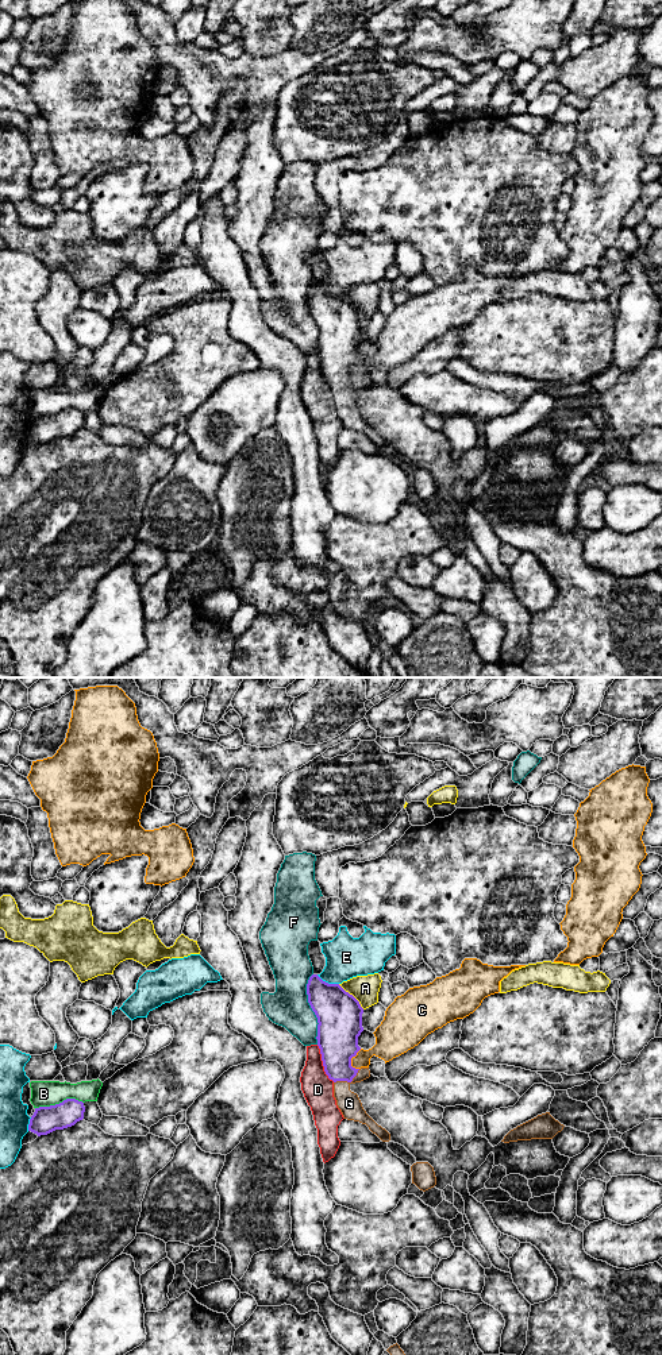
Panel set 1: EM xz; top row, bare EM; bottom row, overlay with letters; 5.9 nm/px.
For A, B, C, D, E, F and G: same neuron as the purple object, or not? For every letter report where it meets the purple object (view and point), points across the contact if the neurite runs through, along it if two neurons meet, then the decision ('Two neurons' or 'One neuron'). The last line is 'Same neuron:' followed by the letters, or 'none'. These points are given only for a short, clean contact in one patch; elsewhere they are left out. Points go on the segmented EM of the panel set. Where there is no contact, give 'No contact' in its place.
A: Touches purple at xz (351, 995). Two neurons
B: Touches purple at xz (60, 1103). Two neurons
C: Touches purple at xz (350, 1060). Two neurons
D: Touches purple at xz (323, 1064). Two neurons
E: Touches purple at xz (327, 983). Two neurons
F: Touches purple at xz (311, 1007). Two neurons
G: Touches purple at xz (347, 1081). Path across: xz (338, 1041), (338, 1068), (347, 1081), (346, 1100), (349, 1103). One neuron
Same neuron: G

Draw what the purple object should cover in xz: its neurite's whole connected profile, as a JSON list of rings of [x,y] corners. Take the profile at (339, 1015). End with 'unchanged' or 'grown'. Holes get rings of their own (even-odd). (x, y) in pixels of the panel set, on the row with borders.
[[[317,974],[309,977],[307,995],[308,1003],[317,1018],[317,1046],[320,1049],[324,1072],[328,1078],[334,1081],[334,1097],[338,1108],[345,1119],[366,1124],[382,1142],[389,1142],[390,1134],[366,1113],[358,1095],[350,1090],[351,1084],[361,1082],[370,1077],[369,1068],[355,1069],[351,1066],[351,1058],[361,1050],[358,1036],[363,1031],[363,1008],[359,1001],[339,984],[328,984]]] | grown

